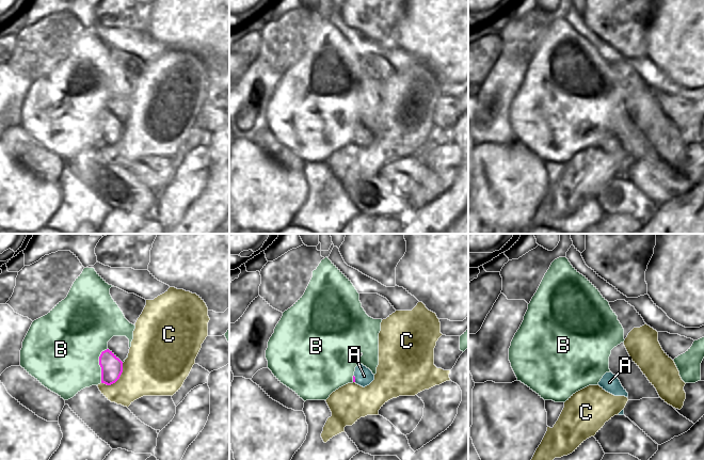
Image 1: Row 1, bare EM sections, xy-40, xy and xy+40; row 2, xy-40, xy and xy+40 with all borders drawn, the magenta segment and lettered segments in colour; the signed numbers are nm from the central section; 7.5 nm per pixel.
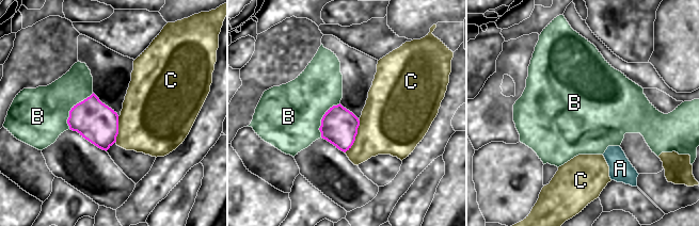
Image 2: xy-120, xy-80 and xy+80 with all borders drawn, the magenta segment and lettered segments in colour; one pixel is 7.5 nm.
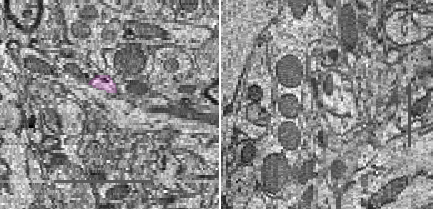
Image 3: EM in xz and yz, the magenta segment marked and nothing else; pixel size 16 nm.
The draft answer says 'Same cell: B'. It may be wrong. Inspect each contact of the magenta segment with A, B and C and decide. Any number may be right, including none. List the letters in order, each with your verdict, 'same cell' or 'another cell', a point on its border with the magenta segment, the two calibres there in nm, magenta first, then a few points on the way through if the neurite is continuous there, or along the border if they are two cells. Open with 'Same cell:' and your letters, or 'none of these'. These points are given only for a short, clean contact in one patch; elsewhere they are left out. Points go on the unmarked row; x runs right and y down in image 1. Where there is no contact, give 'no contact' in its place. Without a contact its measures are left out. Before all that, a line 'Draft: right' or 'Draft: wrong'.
Draft: wrong
Same cell: A
A: same cell; meets magenta in xy at (354, 140); 20 nm thick on the magenta side, 140 nm on the other; runs through xy (353, 137), (354, 140), (364, 137)
B: another cell; meets magenta in xy-40 at (99, 125); 160 nm thick on the magenta side, 480 nm on the other
C: another cell; meets magenta in xy-40 at (117, 140); 160 nm thick on the magenta side, 380 nm on the other; border along xy-40 (123, 124), (123, 132), (114, 143), (110, 145), (101, 144)

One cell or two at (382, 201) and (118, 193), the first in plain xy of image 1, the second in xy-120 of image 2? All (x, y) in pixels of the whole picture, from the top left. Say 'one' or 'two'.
one

